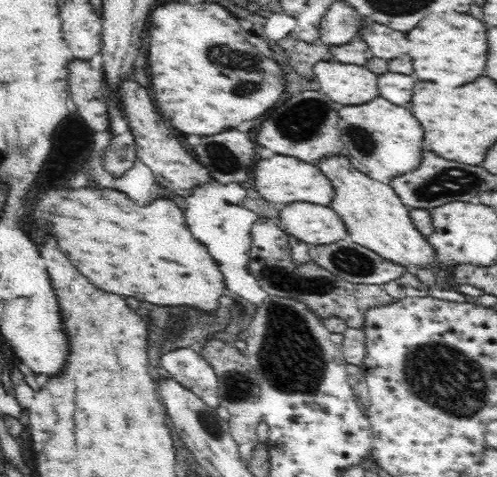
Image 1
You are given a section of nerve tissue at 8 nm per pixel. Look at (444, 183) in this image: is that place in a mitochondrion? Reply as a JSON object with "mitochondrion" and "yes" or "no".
{"mitochondrion":"yes"}

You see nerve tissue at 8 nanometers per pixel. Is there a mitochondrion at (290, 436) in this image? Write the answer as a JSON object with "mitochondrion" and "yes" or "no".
{"mitochondrion":"no"}

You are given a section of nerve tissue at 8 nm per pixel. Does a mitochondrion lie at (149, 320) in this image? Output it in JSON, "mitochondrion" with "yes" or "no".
{"mitochondrion":"no"}

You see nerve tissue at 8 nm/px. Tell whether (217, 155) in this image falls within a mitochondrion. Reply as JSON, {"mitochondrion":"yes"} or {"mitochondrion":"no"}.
{"mitochondrion":"yes"}

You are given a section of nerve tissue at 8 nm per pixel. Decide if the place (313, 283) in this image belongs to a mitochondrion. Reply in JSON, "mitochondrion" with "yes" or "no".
{"mitochondrion":"yes"}

